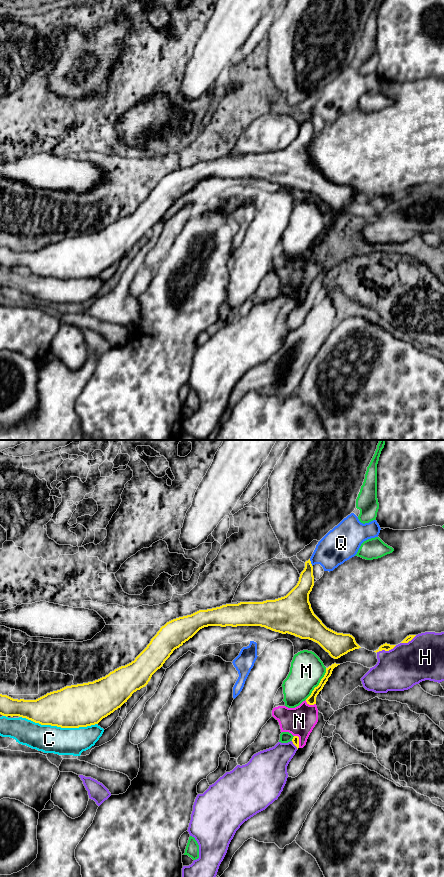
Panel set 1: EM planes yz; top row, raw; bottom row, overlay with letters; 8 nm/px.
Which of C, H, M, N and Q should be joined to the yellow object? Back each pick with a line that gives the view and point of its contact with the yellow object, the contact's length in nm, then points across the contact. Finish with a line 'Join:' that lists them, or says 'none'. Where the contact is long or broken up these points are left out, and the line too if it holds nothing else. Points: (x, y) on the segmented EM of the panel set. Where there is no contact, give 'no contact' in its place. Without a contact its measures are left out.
Join: none

